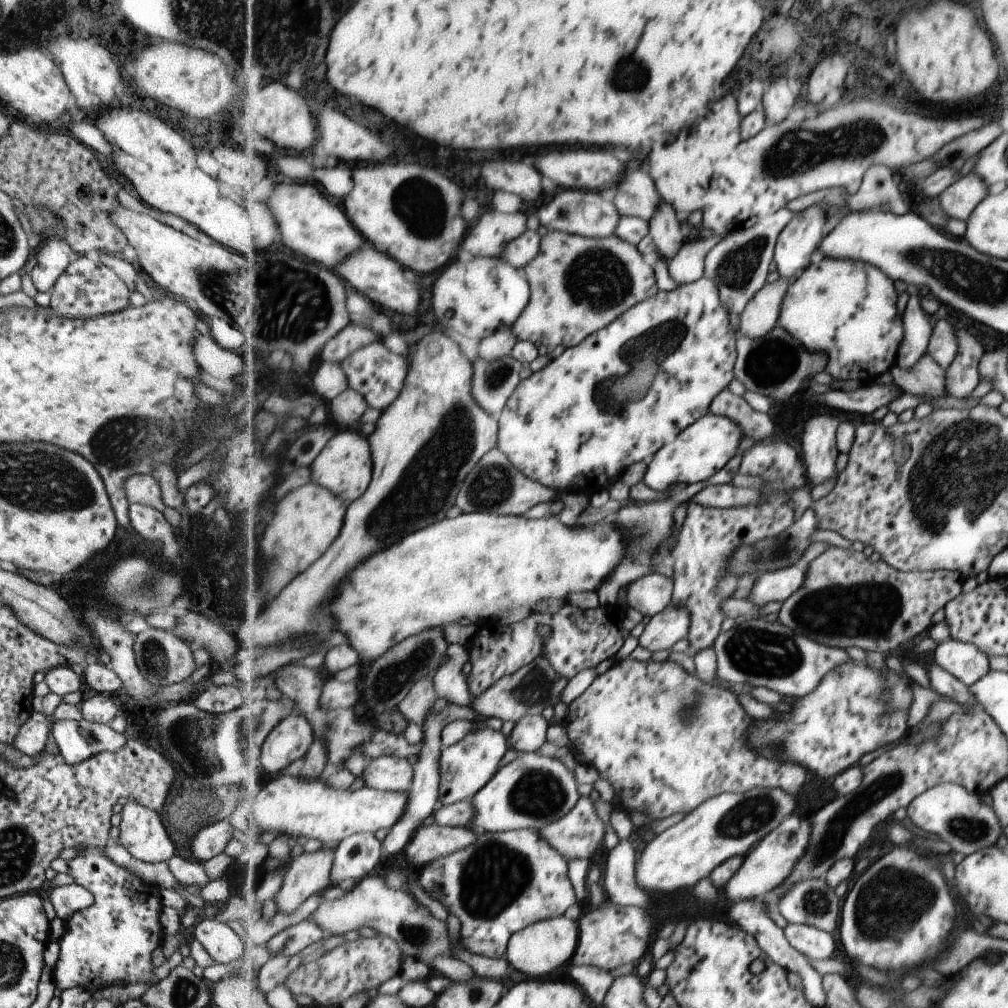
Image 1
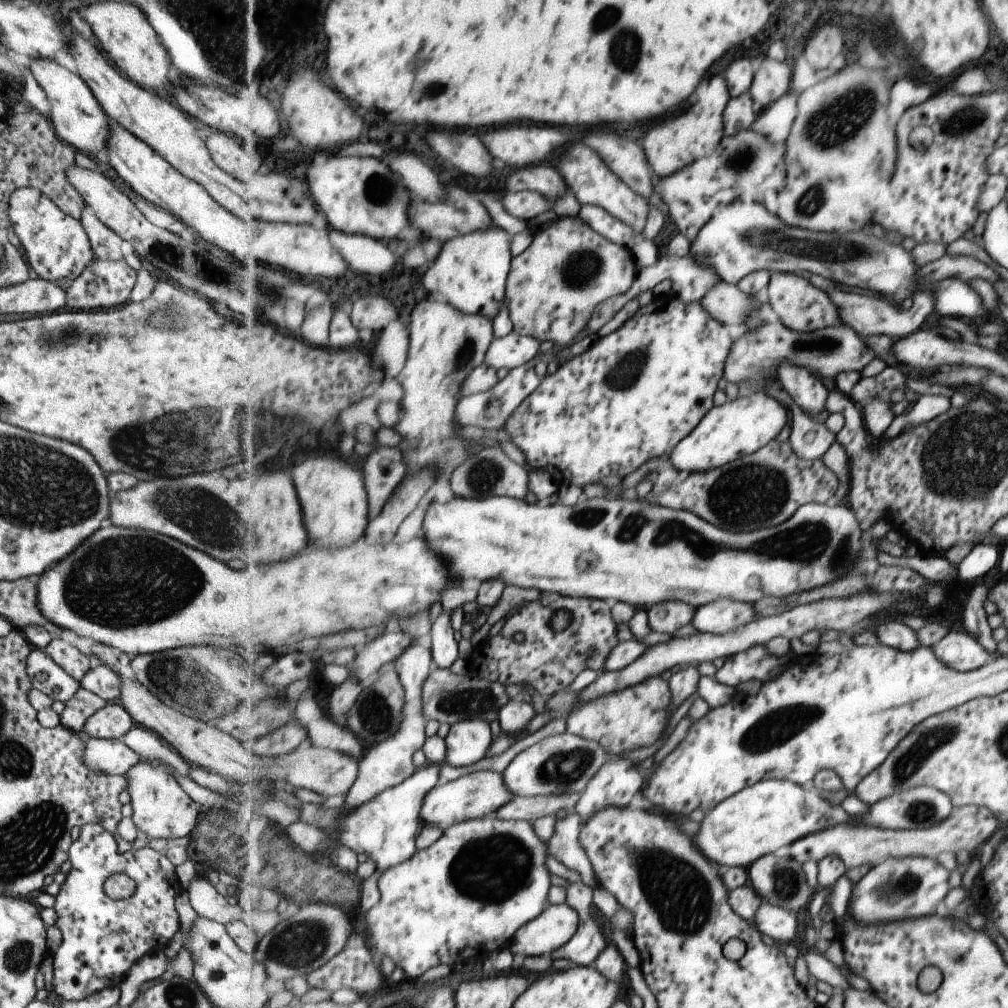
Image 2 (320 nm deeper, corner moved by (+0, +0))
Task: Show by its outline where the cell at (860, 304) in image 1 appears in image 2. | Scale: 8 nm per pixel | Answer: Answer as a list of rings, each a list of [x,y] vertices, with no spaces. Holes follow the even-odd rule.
[[[774,271],[765,287],[764,296],[772,310],[793,330],[819,330],[837,320],[837,308],[826,292],[819,290],[812,282],[805,280],[798,273]]]

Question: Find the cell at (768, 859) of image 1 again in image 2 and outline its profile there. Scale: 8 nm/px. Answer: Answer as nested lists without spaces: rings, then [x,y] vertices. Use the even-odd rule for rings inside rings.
[[[963,805],[960,807],[953,806],[951,814],[947,819],[941,820],[935,826],[926,829],[882,829],[879,827],[871,827],[867,825],[853,825],[852,822],[843,823],[834,829],[827,829],[815,834],[799,839],[791,846],[790,856],[801,864],[807,861],[815,861],[818,863],[822,858],[837,855],[843,859],[847,869],[863,866],[875,862],[880,864],[885,862],[889,857],[902,859],[905,857],[929,857],[935,859],[941,852],[952,852],[955,854],[957,850],[967,850],[973,852],[981,842],[985,843],[995,832],[997,828],[997,819],[985,807],[975,805]]]

